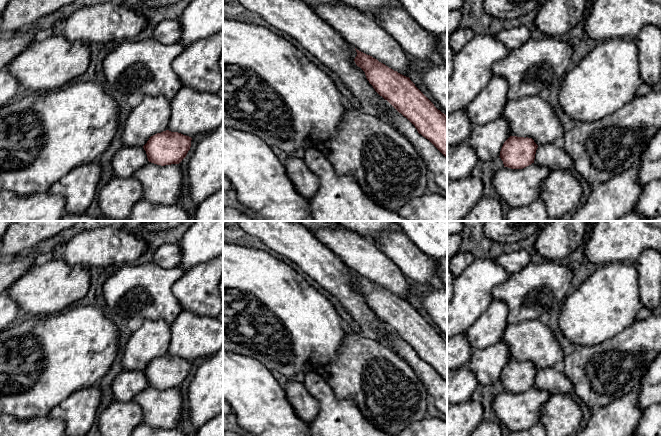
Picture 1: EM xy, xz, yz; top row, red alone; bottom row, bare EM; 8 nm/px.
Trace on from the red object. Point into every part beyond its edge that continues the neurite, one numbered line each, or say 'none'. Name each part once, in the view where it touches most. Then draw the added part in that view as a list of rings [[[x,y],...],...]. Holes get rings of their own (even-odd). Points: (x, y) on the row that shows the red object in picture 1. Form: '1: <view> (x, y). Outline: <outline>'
none

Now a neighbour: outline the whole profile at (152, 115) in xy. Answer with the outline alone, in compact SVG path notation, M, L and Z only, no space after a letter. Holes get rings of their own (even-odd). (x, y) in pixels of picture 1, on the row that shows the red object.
M145 96L124 123L121 135L123 144L143 147L151 136L168 130L170 115L169 99L164 96Z

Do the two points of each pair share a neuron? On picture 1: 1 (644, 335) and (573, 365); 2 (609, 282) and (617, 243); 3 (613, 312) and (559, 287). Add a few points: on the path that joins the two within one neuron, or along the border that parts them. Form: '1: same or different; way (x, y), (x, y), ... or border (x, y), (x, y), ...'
1: same; way (626, 348), (603, 349), (591, 357)
2: different; border (633, 263), (610, 262), (601, 265)
3: different; border (569, 293), (559, 306)

